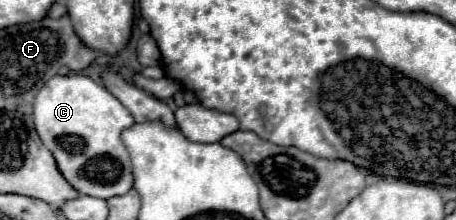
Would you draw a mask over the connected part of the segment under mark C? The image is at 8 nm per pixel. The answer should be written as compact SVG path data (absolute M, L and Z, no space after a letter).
M68 74L68 76L52 76L34 98L34 126L44 142L44 146L52 152L60 174L66 182L78 192L94 198L112 198L126 194L132 188L132 164L128 158L126 146L120 142L120 132L132 126L134 118L128 110L114 98L102 84L94 82L84 74Z

